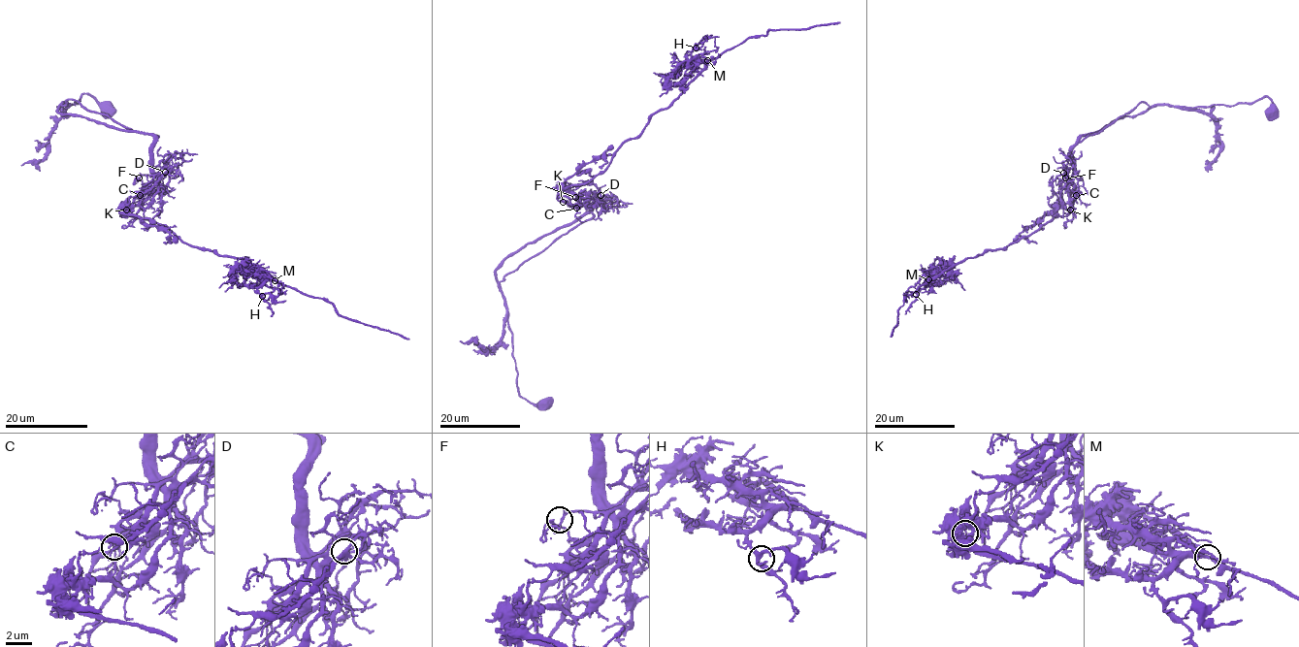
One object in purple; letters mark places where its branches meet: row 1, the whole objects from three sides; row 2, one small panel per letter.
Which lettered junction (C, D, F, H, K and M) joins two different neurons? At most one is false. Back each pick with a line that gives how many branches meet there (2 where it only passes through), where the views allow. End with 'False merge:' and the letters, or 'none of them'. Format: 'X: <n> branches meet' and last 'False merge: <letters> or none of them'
K: 5 branches meet
False merge: K

